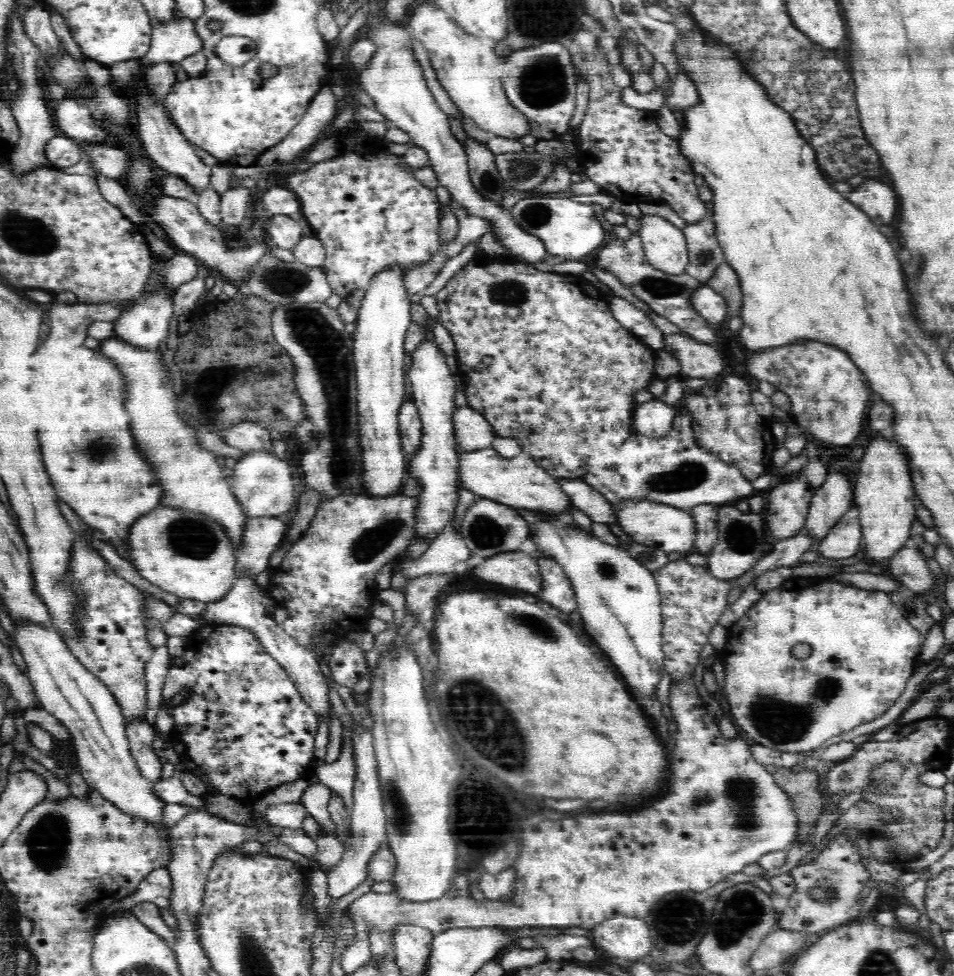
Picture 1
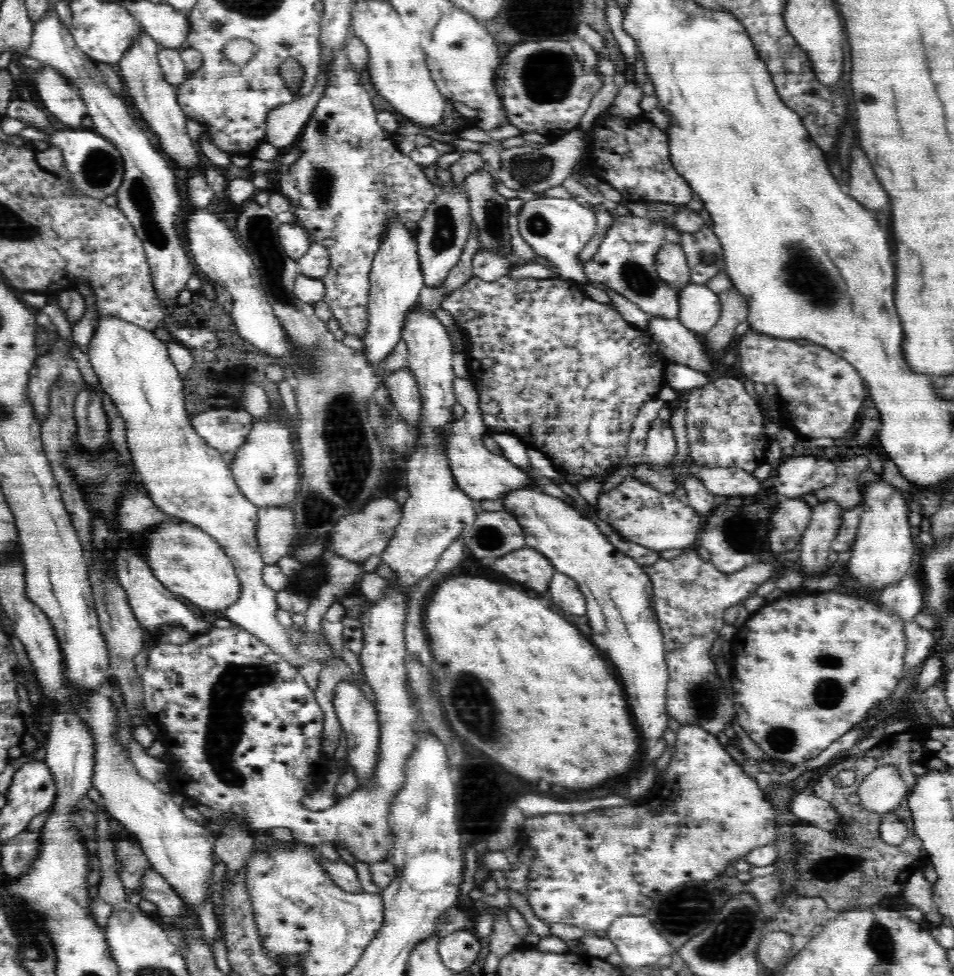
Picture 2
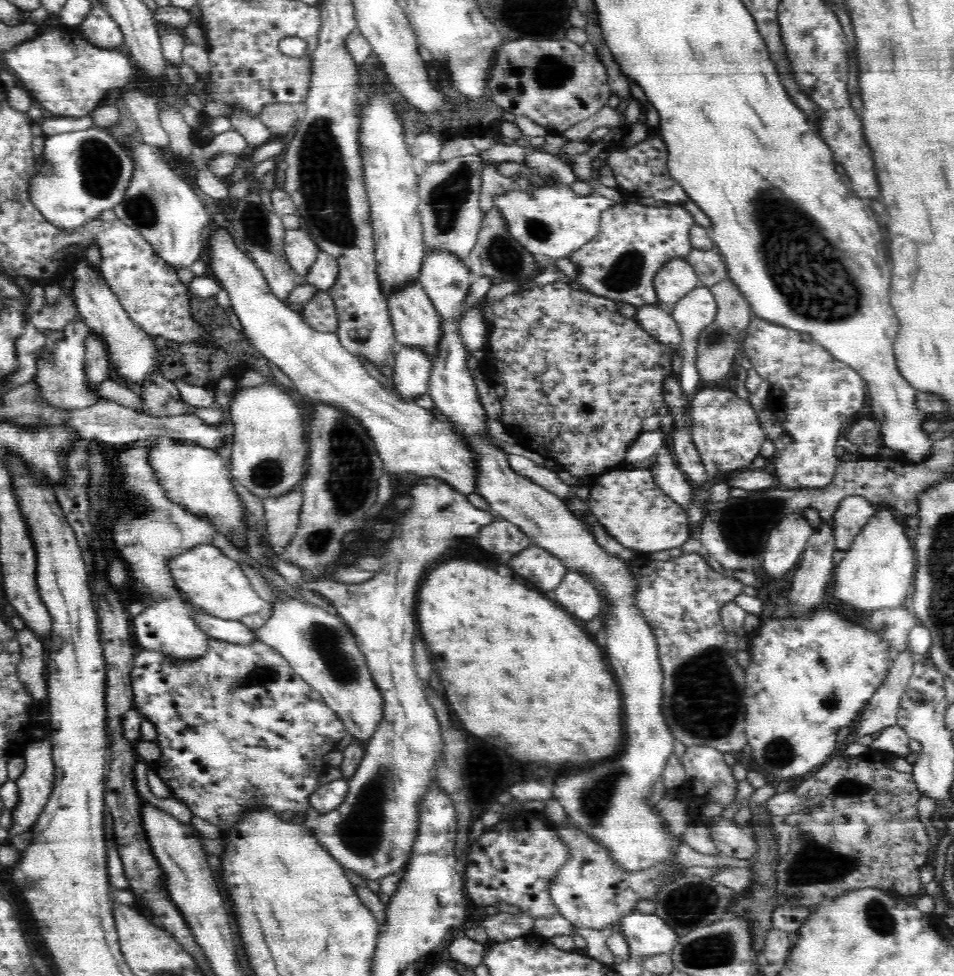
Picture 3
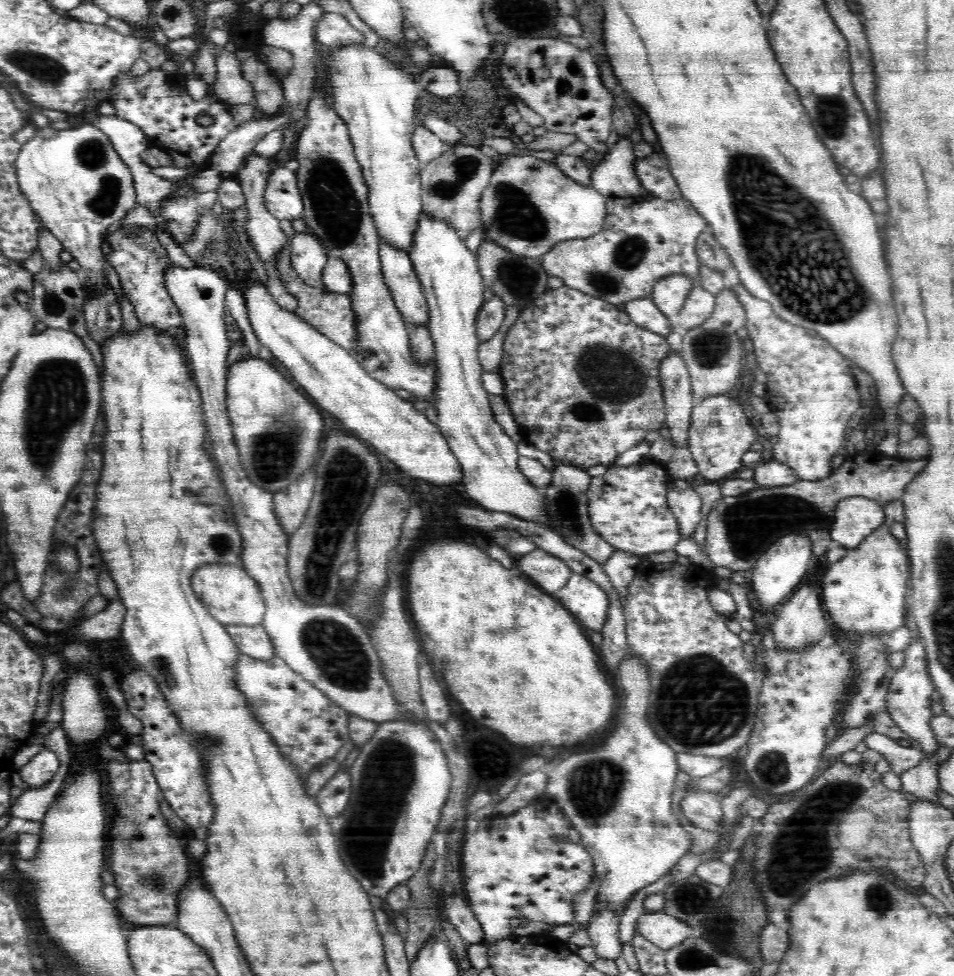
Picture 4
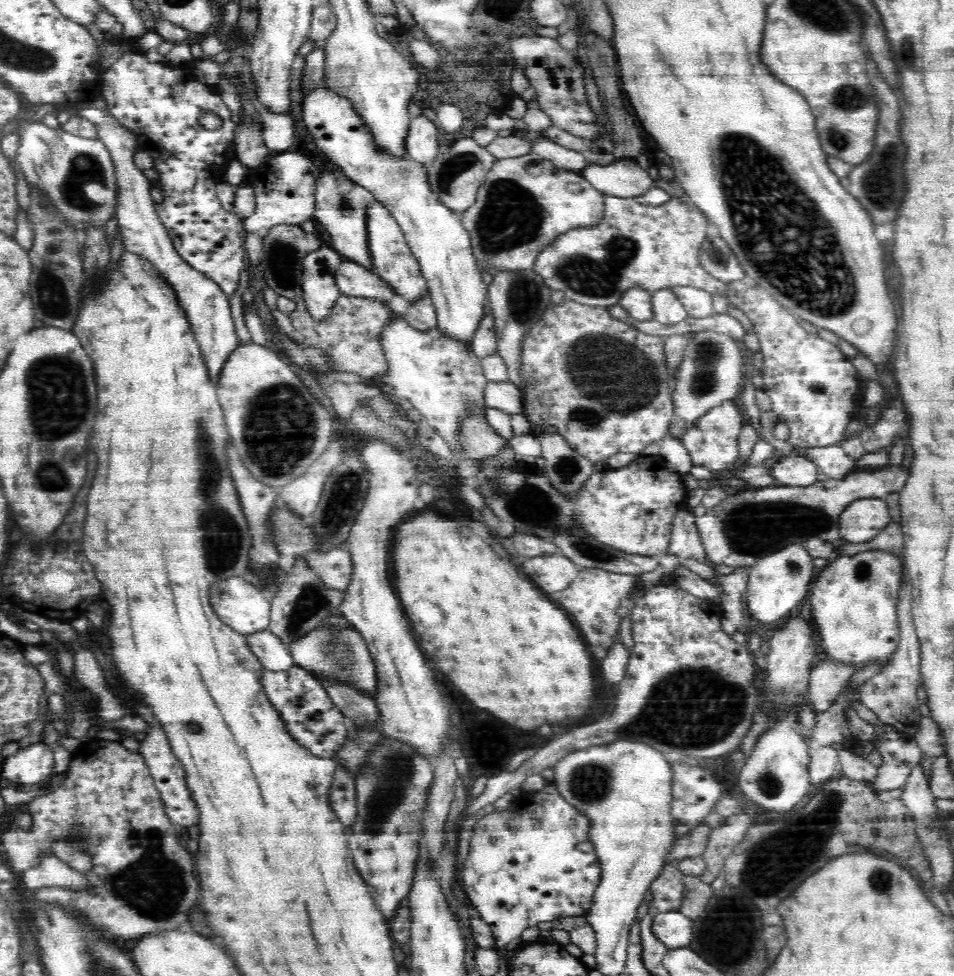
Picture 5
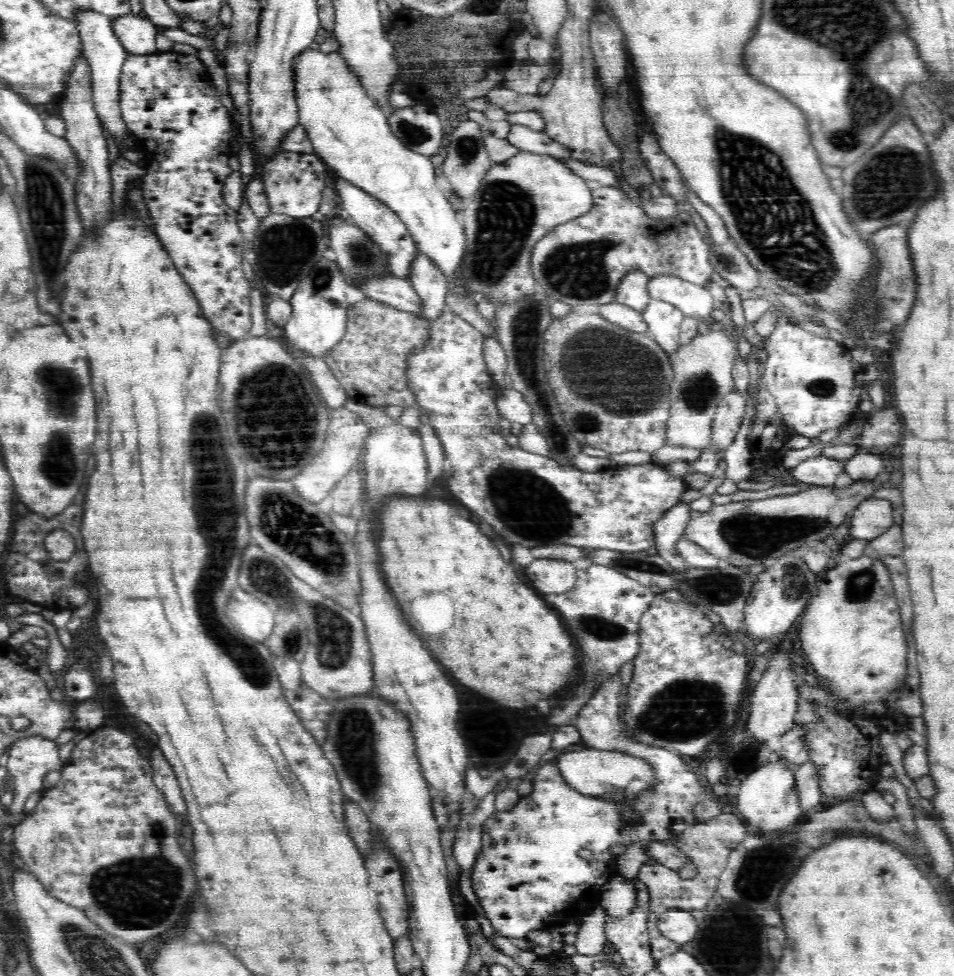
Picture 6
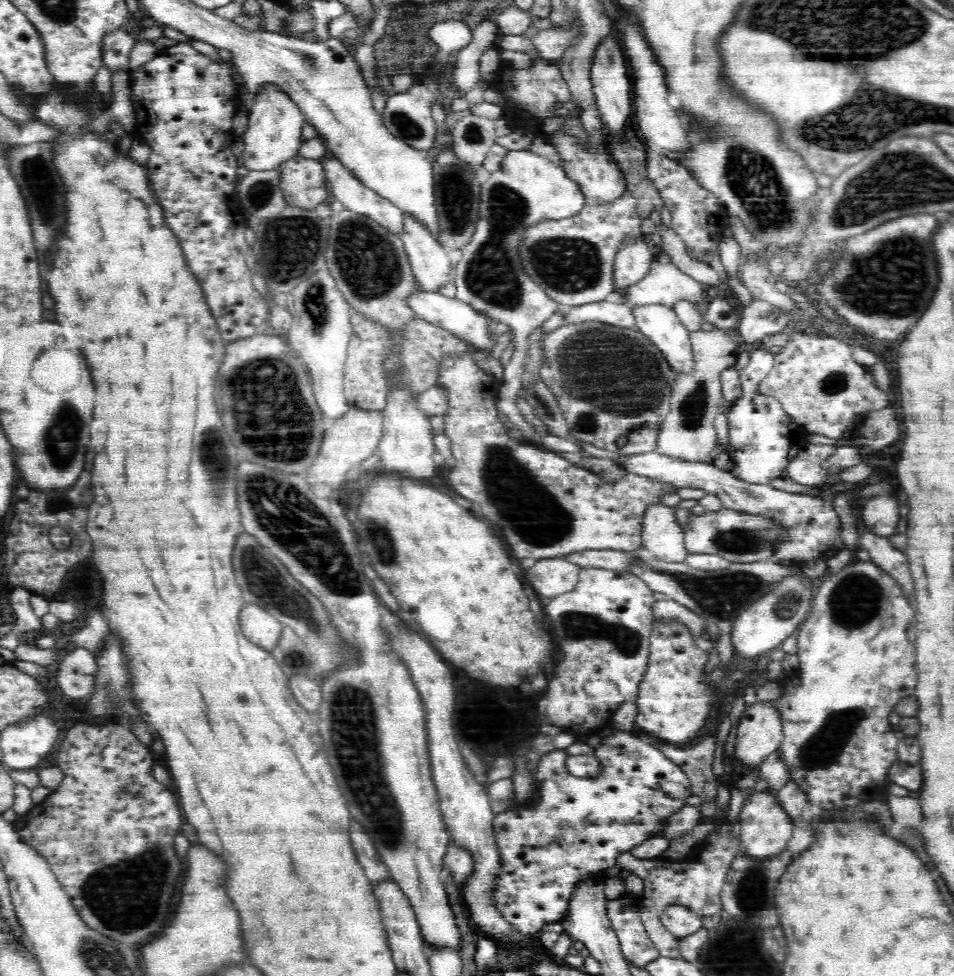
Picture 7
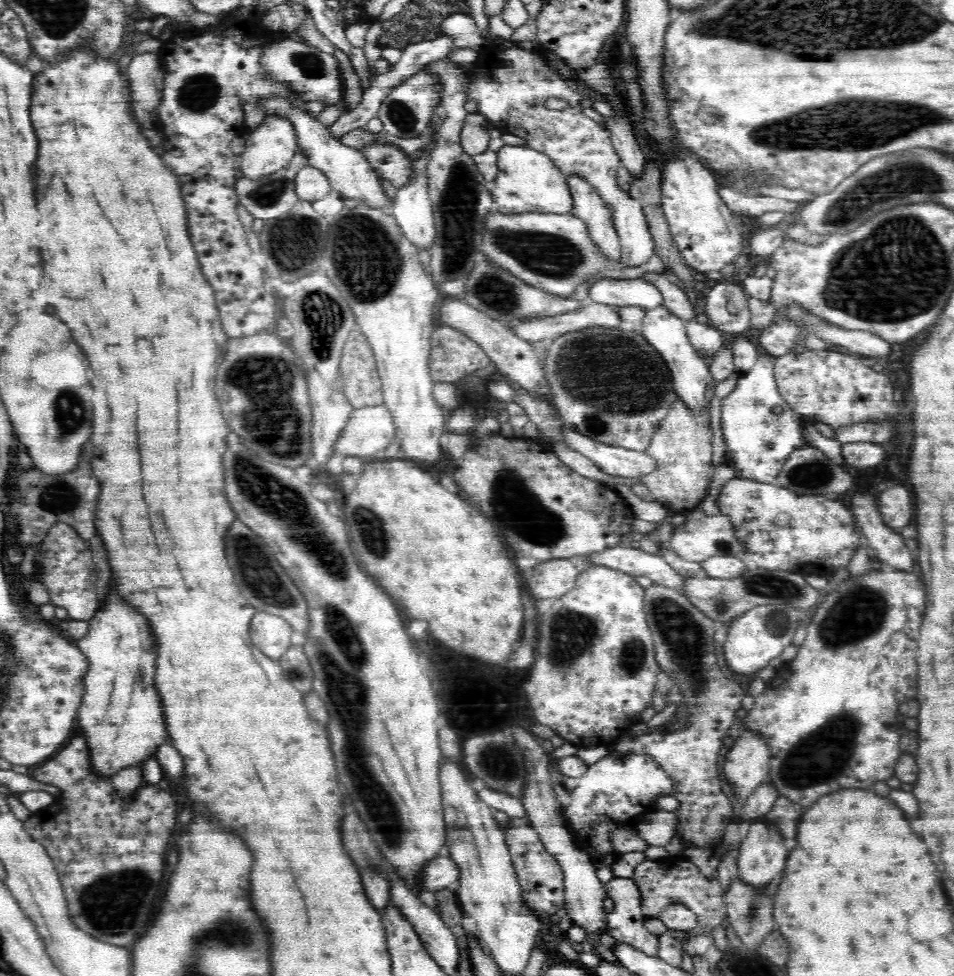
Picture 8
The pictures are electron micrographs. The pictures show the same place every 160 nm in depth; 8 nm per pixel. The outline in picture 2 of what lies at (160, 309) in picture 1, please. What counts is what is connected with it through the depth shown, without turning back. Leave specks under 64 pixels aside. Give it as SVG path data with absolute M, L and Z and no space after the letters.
M50 9L48 14L33 26L32 46L28 46L25 54L44 65L52 66L54 71L66 76L72 86L78 87L82 100L86 101L86 122L92 122L98 134L112 141L124 159L124 178L115 194L117 205L142 241L150 265L155 296L159 298L160 306L169 310L177 304L178 295L186 287L190 276L197 272L192 259L186 253L186 245L182 243L184 239L180 227L188 205L178 190L175 170L169 160L152 145L144 130L138 127L124 100L110 90L103 76L94 75L94 60L75 45L68 27L60 21L56 9Z

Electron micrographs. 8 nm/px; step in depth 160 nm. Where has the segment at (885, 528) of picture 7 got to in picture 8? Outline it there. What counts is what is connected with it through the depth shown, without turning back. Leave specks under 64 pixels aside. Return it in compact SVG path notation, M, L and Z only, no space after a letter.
M904 486L883 490L879 493L877 505L883 522L893 532L902 533L902 528L906 528L912 522L914 502L910 490Z

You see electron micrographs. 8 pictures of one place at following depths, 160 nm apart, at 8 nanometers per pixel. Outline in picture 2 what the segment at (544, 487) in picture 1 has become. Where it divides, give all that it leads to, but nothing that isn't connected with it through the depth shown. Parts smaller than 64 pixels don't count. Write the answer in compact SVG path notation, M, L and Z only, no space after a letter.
M454 377L452 382L452 388L456 394L456 402L462 405L465 409L465 415L456 421L452 425L448 426L445 430L445 450L448 450L449 467L455 478L456 484L460 490L474 500L498 500L499 498L506 498L508 494L512 494L513 490L532 488L536 489L537 486L533 486L533 481L528 476L527 472L524 472L521 468L514 466L513 462L510 462L506 457L498 454L494 454L493 451L488 450L488 447L484 444L482 436L489 432L488 427L484 424L482 418L482 411L480 411L478 400L478 391L474 388L470 382L470 378Z

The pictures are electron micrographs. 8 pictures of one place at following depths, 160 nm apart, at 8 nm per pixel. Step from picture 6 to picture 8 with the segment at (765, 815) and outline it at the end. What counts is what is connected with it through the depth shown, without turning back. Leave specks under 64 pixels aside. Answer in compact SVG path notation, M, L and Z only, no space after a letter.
M756 822L748 829L744 844L740 844L740 858L737 858L738 876L749 886L766 886L782 870L788 858L782 846L781 831L777 827L766 828L764 822Z

